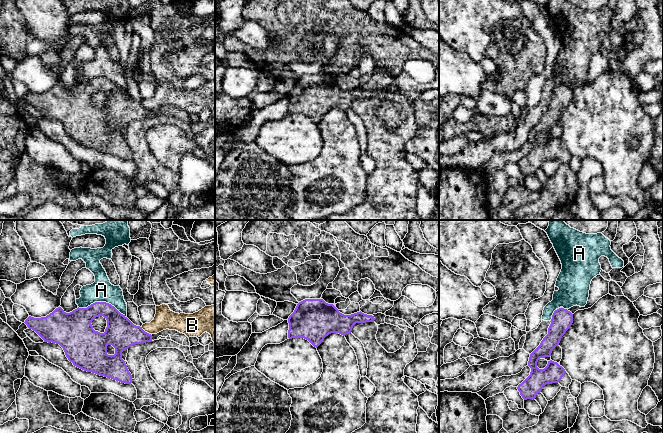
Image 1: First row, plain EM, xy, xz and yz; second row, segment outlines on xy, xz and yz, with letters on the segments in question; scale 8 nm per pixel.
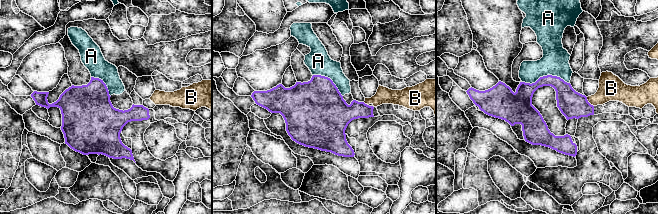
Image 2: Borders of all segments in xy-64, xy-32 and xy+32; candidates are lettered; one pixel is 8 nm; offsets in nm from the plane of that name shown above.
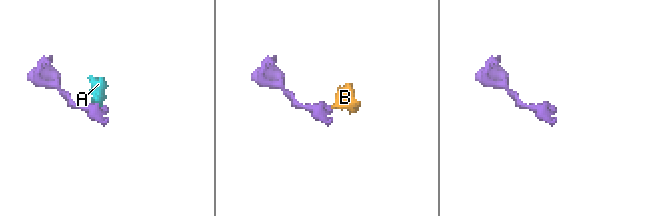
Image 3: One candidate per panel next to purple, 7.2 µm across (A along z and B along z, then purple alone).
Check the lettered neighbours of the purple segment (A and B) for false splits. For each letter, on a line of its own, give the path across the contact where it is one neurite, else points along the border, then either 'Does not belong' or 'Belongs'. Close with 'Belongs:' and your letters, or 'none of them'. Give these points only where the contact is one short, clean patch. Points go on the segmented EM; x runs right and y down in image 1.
A: Boundary: xy (78, 306), (87, 307), (95, 302), (108, 302), (126, 317). Does not belong
B: Boundary: xy (141, 327), (150, 334). Does not belong
Belongs: none of them

